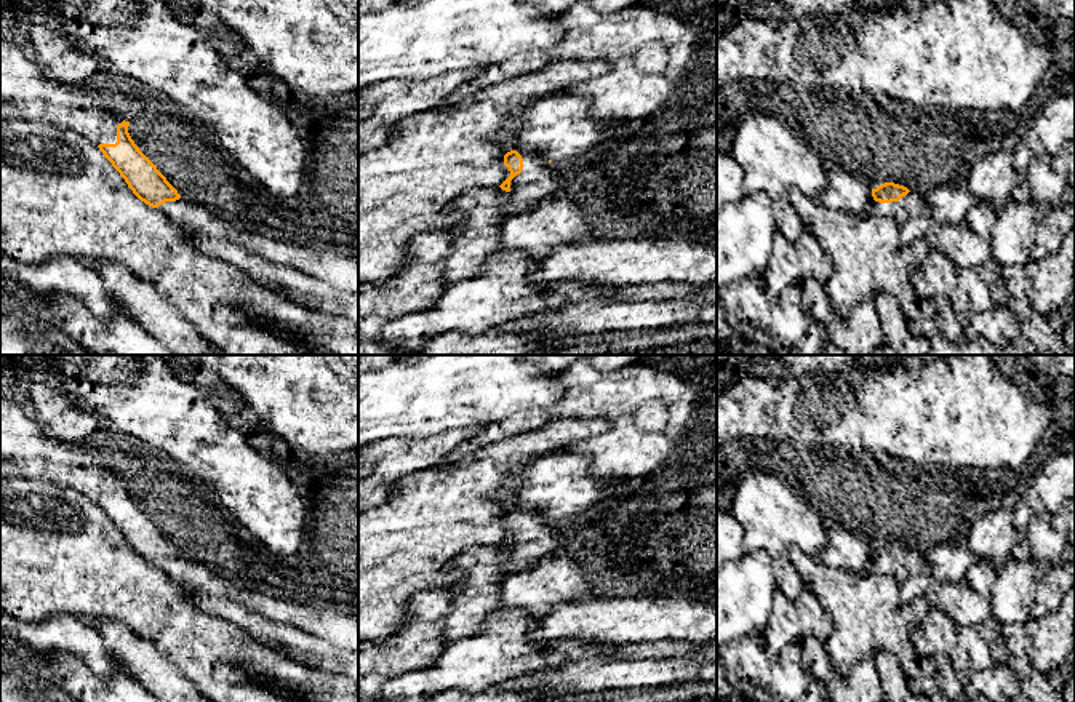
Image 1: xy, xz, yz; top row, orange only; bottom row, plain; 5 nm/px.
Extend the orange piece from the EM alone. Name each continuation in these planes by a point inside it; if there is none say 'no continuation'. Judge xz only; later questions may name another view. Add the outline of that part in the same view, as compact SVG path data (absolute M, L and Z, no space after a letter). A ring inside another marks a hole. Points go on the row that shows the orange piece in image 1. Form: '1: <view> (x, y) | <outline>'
1: xz (539, 179) | M515 149L523 158L523 170L510 181L509 213L522 213L539 206L561 187L563 170L544 155Z

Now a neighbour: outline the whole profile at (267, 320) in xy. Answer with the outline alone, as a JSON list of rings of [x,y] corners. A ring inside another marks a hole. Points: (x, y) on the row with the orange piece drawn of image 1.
[[[250,312],[250,315],[253,320],[258,320],[264,326],[267,326],[270,331],[280,333],[280,334],[290,337],[291,341],[296,341],[298,344],[304,342],[310,350],[318,350],[323,355],[330,355],[326,352],[326,349],[322,345],[320,339],[317,339],[317,337],[296,339],[293,331],[282,326],[272,315],[266,313],[266,312]]]

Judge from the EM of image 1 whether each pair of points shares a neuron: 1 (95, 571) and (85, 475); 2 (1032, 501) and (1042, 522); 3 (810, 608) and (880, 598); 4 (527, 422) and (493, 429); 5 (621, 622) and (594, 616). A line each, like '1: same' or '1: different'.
1: different
2: different
3: different
4: same
5: same

